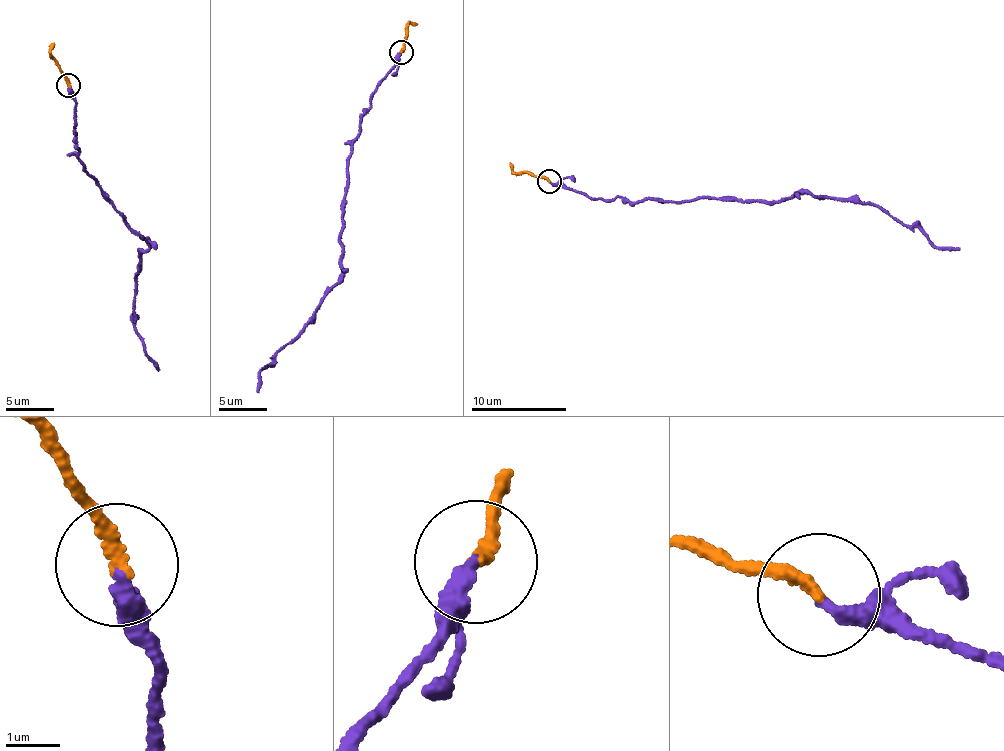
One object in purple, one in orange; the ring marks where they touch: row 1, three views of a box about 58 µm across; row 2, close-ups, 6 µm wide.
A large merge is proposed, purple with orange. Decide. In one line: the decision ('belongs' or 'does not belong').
belongs

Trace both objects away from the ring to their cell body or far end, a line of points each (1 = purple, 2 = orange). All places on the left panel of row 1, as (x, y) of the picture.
1: (68, 85), (76, 98), (74, 123), (82, 169), (150, 243), (141, 254), (133, 300), (135, 324), (158, 371)
2: (68, 85), (50, 56), (55, 42)

